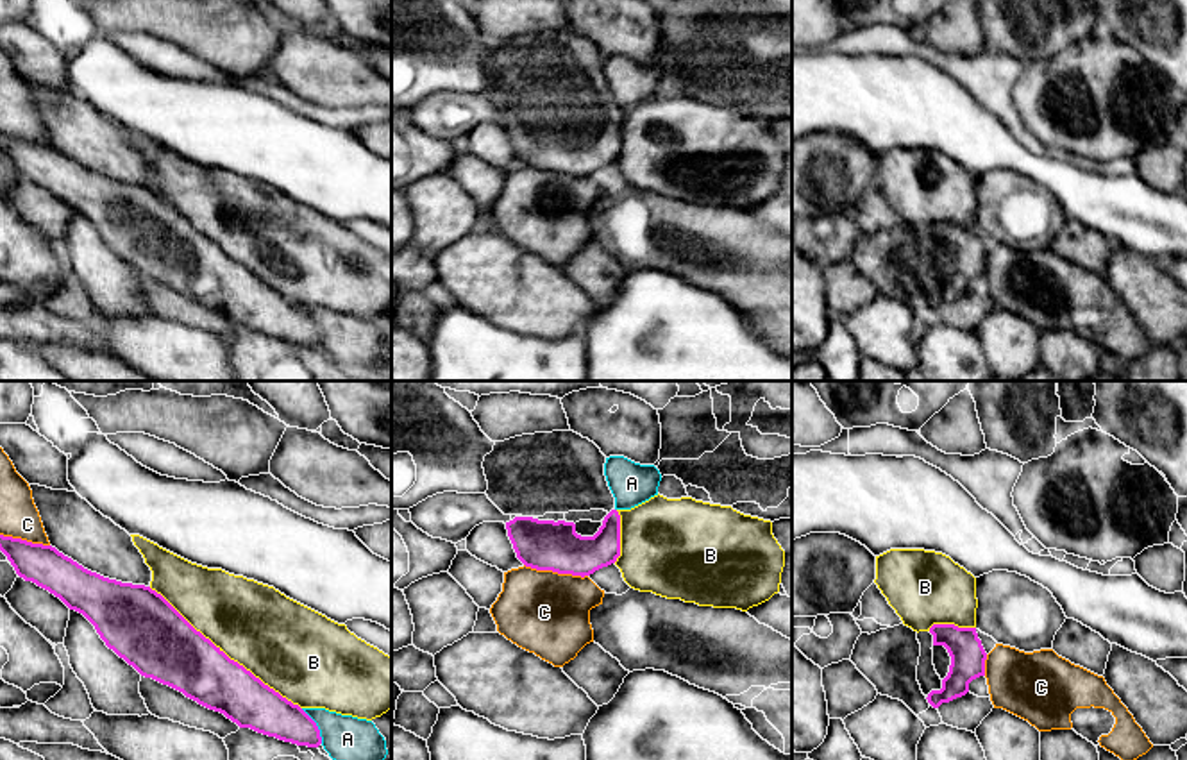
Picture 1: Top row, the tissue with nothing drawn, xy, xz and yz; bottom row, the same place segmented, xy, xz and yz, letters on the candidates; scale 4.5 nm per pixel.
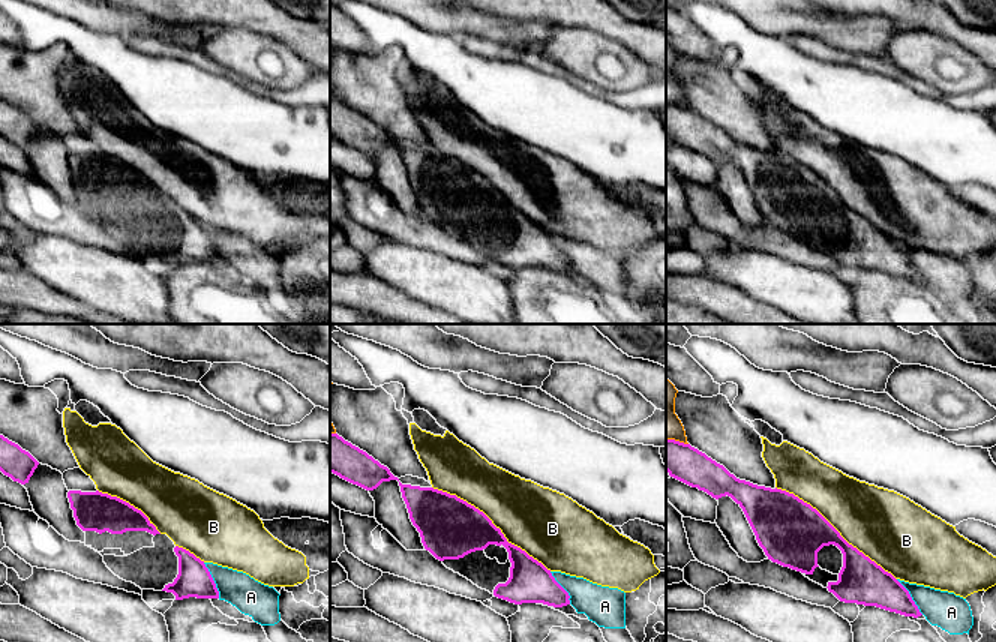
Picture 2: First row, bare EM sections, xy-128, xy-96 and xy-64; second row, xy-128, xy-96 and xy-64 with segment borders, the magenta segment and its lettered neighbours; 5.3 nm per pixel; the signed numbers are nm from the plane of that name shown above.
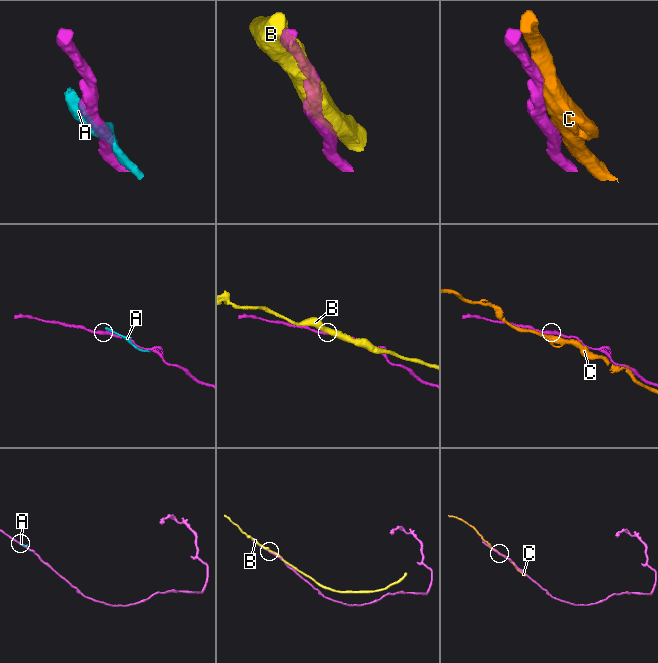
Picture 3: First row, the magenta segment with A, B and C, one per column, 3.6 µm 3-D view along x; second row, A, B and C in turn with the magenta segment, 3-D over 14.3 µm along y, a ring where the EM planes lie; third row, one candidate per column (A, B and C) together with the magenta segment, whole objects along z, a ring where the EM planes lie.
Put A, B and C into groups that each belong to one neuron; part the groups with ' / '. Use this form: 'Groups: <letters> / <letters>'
Groups: A / B / C

